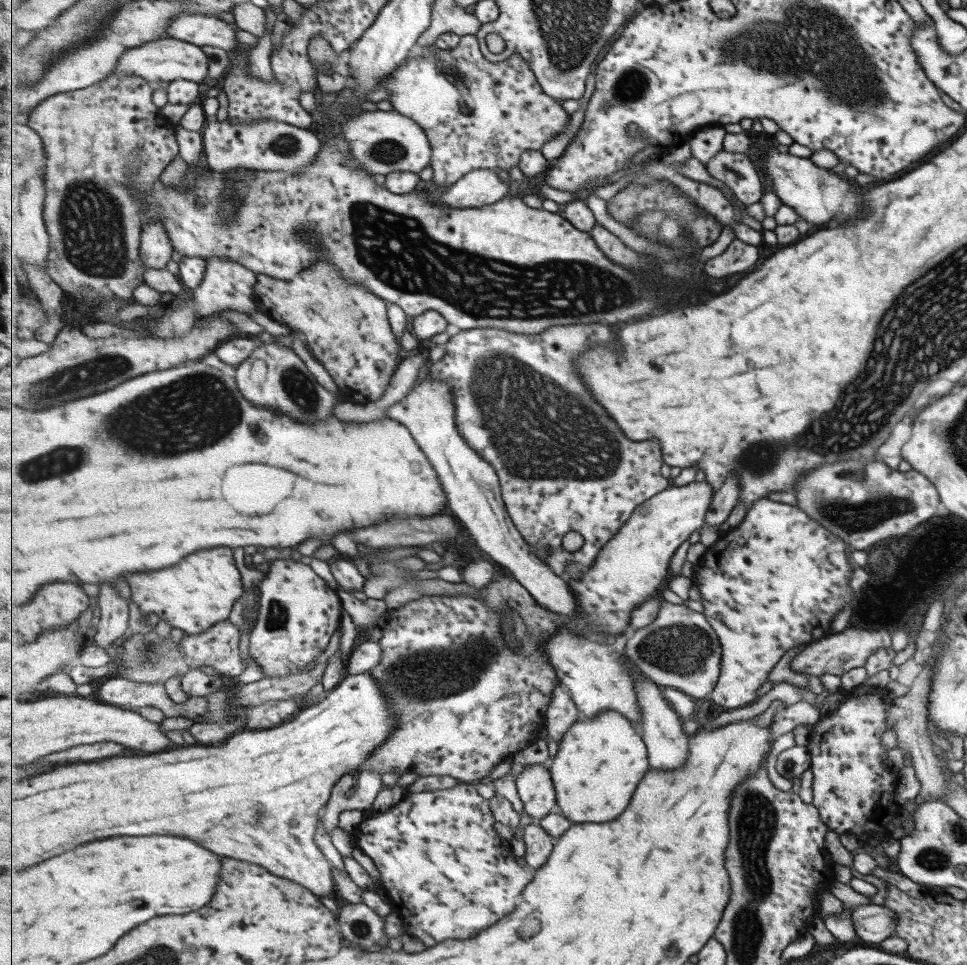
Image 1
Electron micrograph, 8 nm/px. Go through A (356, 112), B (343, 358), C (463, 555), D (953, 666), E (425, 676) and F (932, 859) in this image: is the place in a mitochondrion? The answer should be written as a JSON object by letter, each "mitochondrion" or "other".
{"A":"other","B":"other","C":"other","D":"other","E":"mitochondrion","F":"mitochondrion"}

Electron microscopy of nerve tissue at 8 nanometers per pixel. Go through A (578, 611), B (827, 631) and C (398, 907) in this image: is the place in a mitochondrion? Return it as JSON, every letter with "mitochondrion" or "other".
{"A":"other","B":"other","C":"other"}

